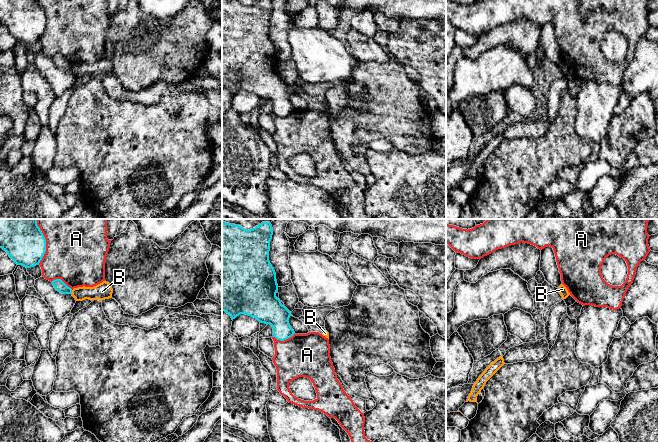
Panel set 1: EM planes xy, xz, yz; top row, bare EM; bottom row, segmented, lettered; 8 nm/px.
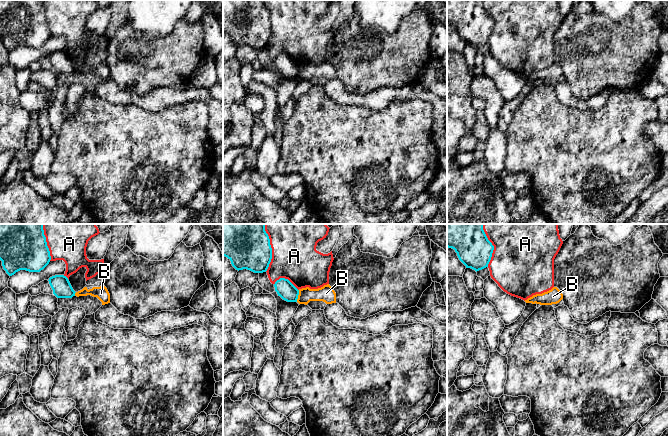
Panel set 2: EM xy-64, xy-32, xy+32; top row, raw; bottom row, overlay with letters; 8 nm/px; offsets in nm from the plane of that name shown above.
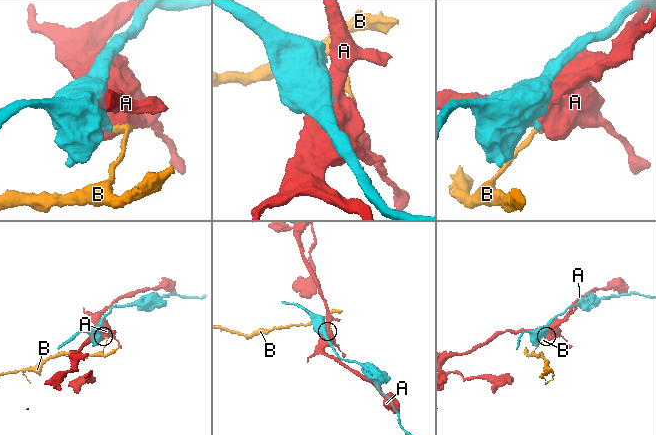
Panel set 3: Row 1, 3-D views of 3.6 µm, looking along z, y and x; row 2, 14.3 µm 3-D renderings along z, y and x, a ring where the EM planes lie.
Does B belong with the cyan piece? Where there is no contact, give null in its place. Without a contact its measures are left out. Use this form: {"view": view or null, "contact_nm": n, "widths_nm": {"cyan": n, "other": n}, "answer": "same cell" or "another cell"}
{"view": "xy", "contact_nm": 40, "widths_nm": {"cyan": 90, "other": 140}, "answer": "another cell"}

